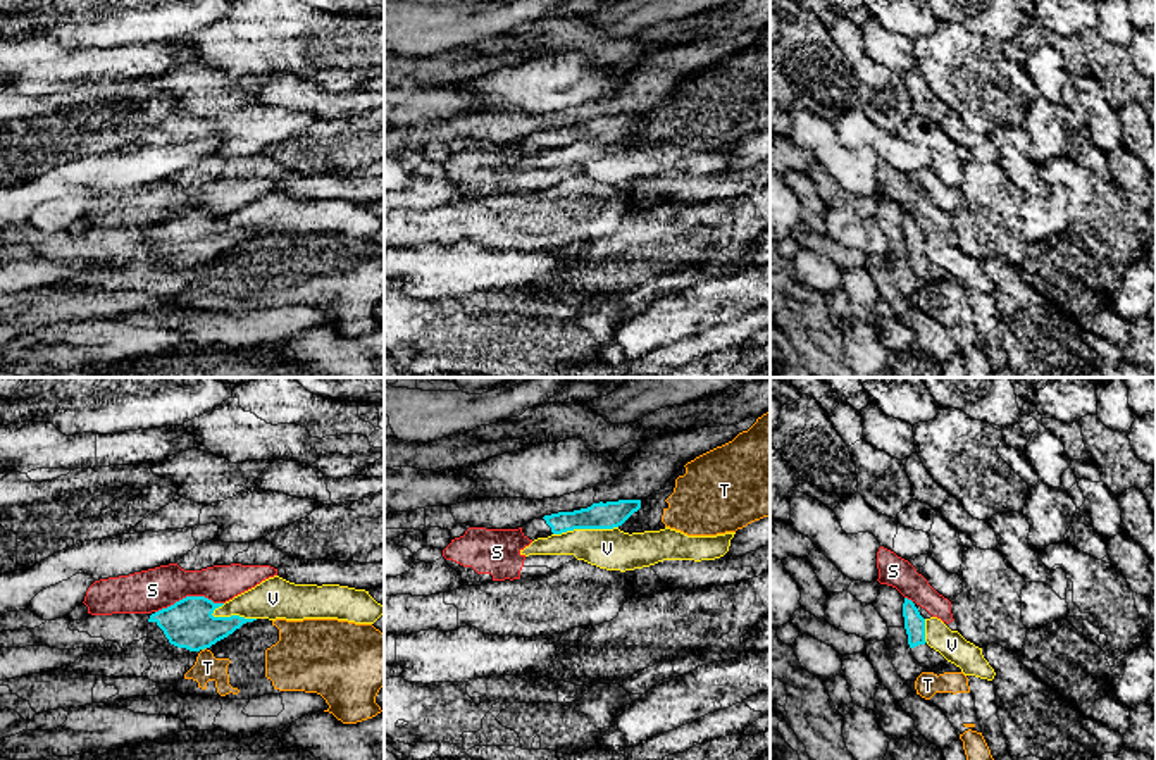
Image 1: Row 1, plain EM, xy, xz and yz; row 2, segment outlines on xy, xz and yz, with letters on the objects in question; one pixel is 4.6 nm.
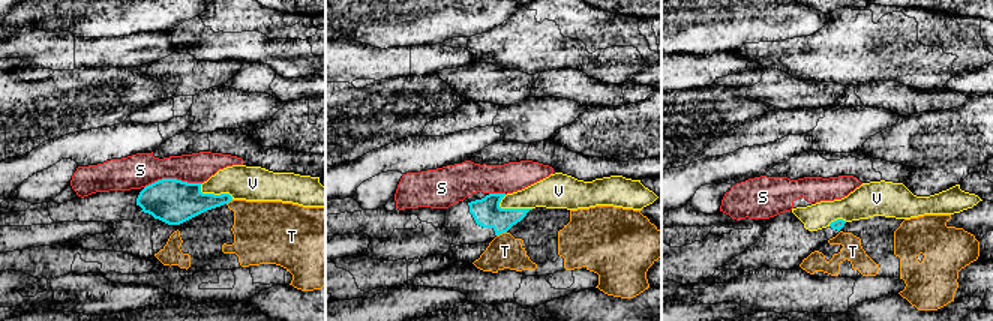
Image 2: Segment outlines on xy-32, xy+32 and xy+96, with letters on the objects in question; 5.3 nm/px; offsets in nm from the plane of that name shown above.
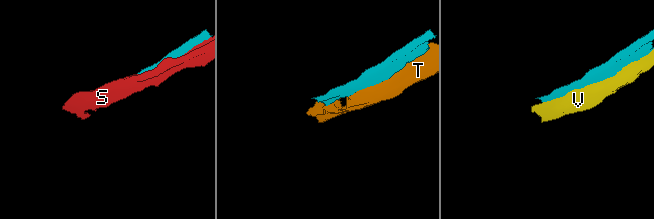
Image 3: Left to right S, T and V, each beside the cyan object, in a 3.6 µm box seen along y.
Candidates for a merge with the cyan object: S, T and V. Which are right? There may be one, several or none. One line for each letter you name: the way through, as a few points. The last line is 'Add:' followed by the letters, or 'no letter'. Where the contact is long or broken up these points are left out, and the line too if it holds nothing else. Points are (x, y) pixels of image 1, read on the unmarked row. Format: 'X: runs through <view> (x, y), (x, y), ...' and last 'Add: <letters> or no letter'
Add: no letter

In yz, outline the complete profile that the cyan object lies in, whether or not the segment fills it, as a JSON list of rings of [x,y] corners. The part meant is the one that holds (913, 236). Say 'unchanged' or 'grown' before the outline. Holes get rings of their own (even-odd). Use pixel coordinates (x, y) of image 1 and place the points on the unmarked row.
grown | [[[904,212],[903,217],[903,231],[913,272],[925,283],[932,283],[944,277],[946,272],[927,259],[925,233],[920,229],[915,217],[908,212]]]

